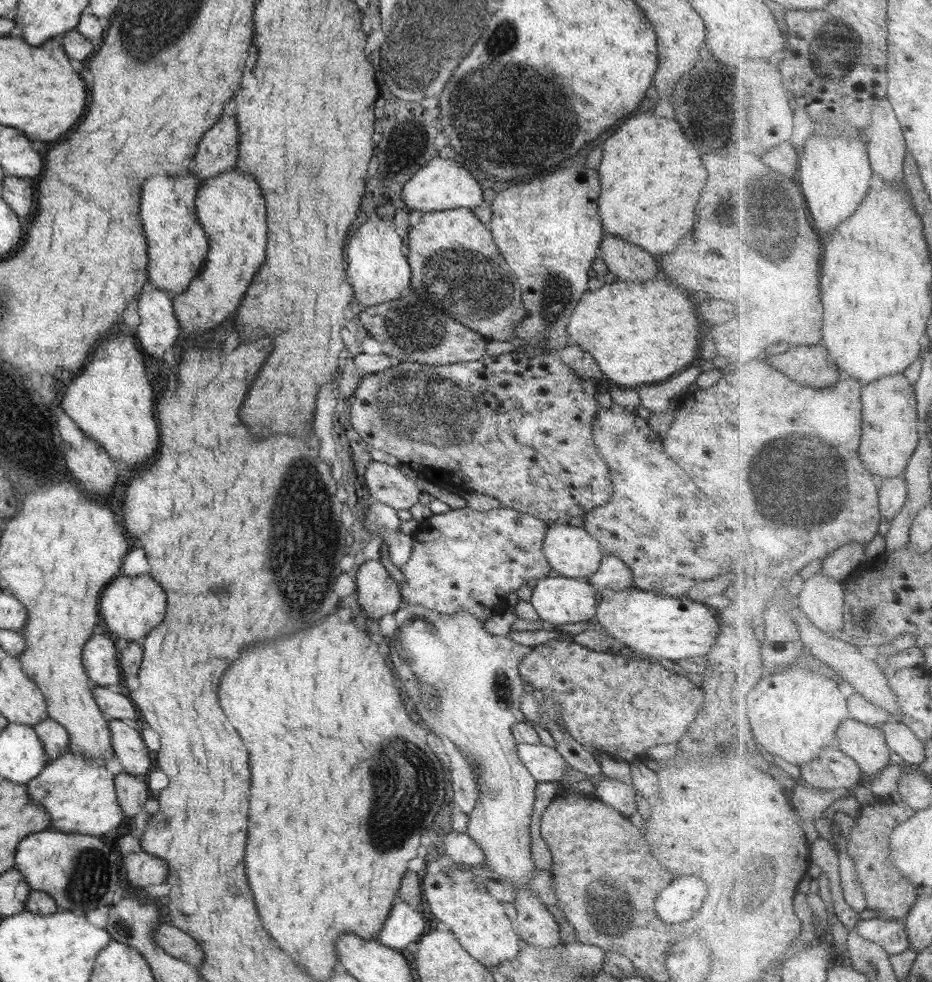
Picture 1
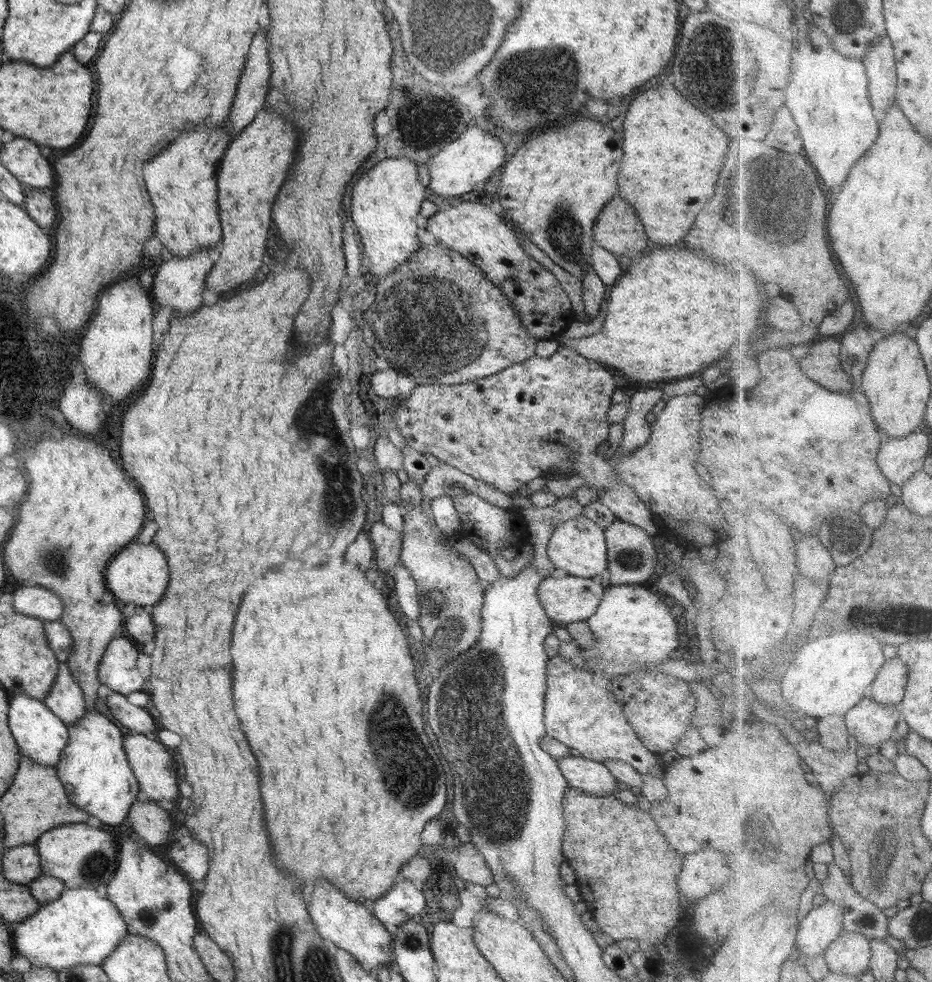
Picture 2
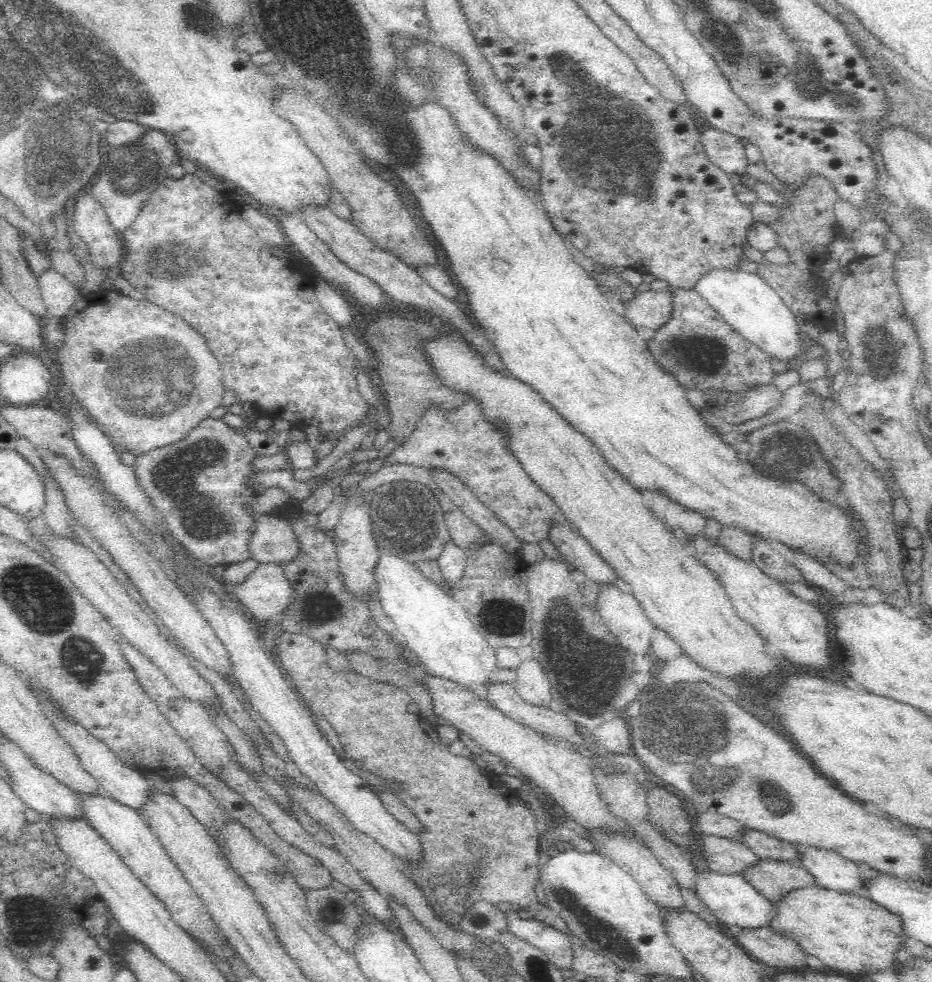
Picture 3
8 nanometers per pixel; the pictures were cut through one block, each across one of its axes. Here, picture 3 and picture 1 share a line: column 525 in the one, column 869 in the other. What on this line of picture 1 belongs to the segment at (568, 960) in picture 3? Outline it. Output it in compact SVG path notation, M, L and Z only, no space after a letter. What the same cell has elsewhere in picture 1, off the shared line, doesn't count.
M876 917L859 922L856 928L864 938L882 945L891 955L902 954L912 948L906 919Z

